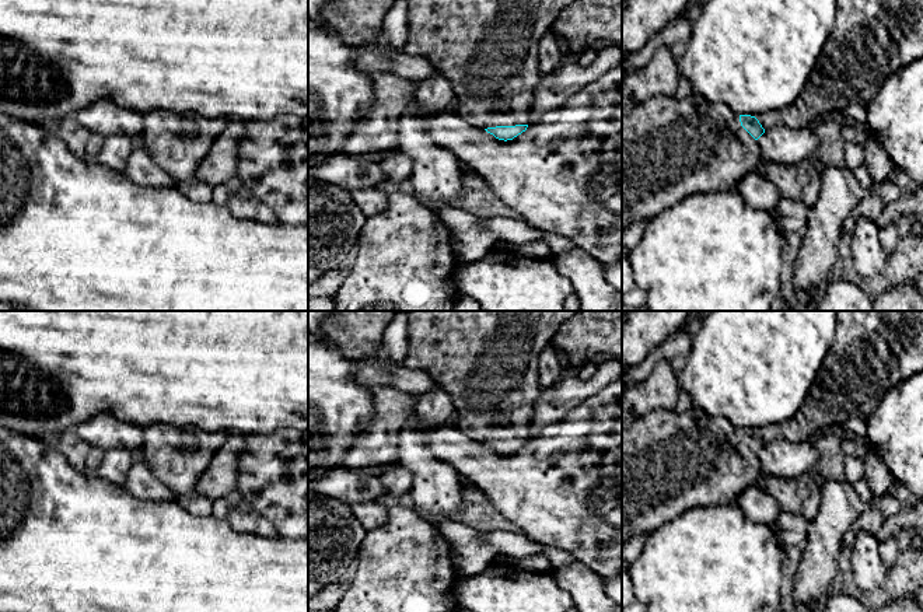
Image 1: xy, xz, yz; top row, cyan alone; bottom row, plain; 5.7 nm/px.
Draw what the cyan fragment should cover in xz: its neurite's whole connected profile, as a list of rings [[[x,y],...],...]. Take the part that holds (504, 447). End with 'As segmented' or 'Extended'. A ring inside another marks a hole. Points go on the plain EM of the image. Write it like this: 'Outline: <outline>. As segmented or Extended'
Outline: [[[503,417],[496,424],[473,424],[472,420],[465,420],[462,430],[469,438],[507,455],[527,444],[532,436],[534,424],[531,420],[511,423]]]. Extended

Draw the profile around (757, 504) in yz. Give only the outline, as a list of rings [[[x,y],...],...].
[[[755,483],[742,490],[735,503],[751,521],[762,522],[768,527],[773,527],[783,513],[777,500]]]

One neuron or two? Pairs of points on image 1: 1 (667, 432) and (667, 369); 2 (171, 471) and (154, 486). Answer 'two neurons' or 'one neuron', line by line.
1: two neurons
2: two neurons

